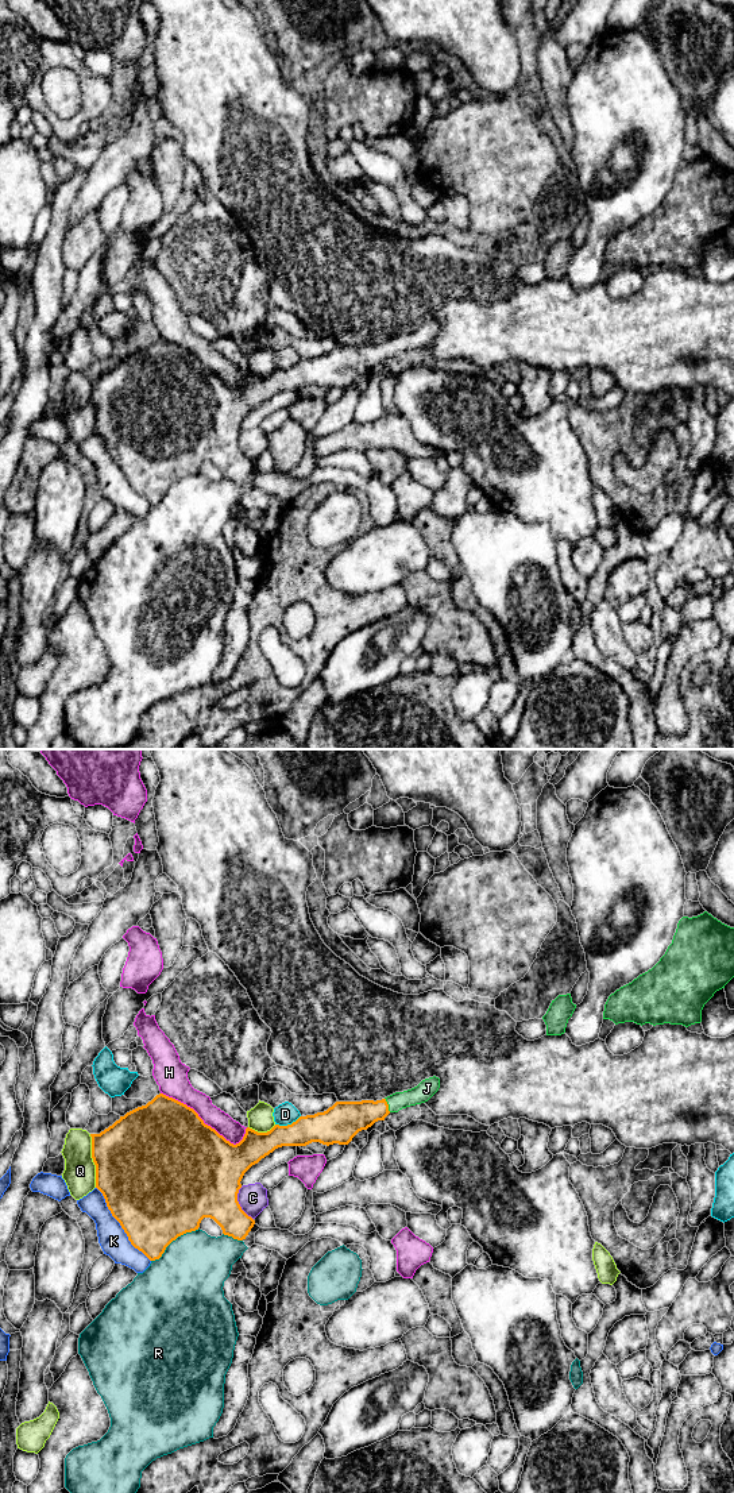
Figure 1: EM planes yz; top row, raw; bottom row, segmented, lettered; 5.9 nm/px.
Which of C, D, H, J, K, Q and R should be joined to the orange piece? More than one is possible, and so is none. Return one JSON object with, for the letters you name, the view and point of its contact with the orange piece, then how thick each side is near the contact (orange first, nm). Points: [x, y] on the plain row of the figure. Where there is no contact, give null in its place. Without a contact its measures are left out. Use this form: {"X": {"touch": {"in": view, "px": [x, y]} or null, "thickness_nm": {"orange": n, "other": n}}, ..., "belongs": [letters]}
{"J": {"touch": {"in": "yz", "px": [387, 348]}, "thickness_nm": {"orange": 200, "other": 110}}, "belongs": ["J"]}

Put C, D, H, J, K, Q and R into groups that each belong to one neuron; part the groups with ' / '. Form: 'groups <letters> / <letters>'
groups C / D / H / J / K / Q / R

